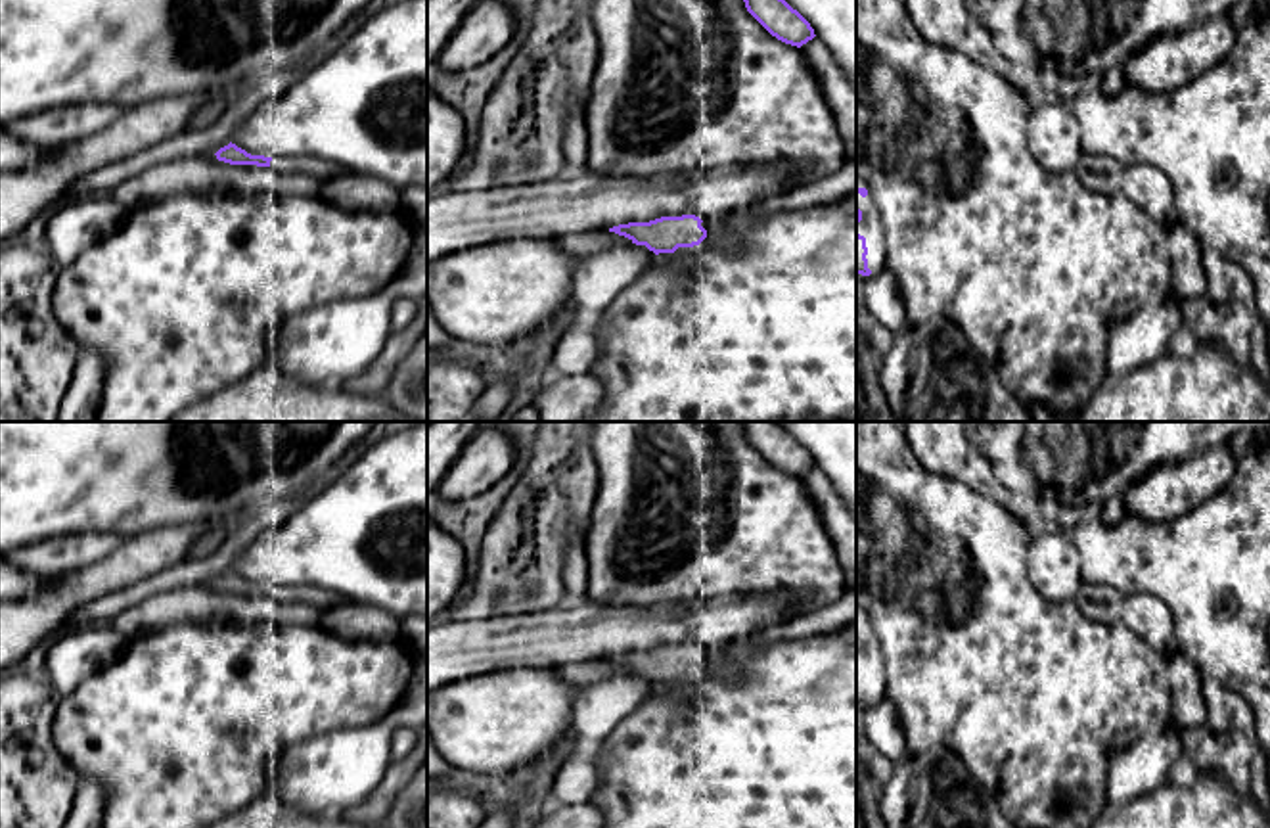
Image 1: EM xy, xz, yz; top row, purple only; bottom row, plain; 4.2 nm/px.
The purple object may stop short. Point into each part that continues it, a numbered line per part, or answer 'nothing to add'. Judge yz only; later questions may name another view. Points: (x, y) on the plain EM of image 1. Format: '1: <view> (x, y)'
nothing to add

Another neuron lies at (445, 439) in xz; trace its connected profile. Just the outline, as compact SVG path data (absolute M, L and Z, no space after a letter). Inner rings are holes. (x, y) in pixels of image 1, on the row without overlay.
M481 422L427 424L427 494L435 493L448 468L479 429Z

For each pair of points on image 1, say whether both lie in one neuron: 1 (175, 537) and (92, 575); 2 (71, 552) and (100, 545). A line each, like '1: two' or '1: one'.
1: one
2: one

